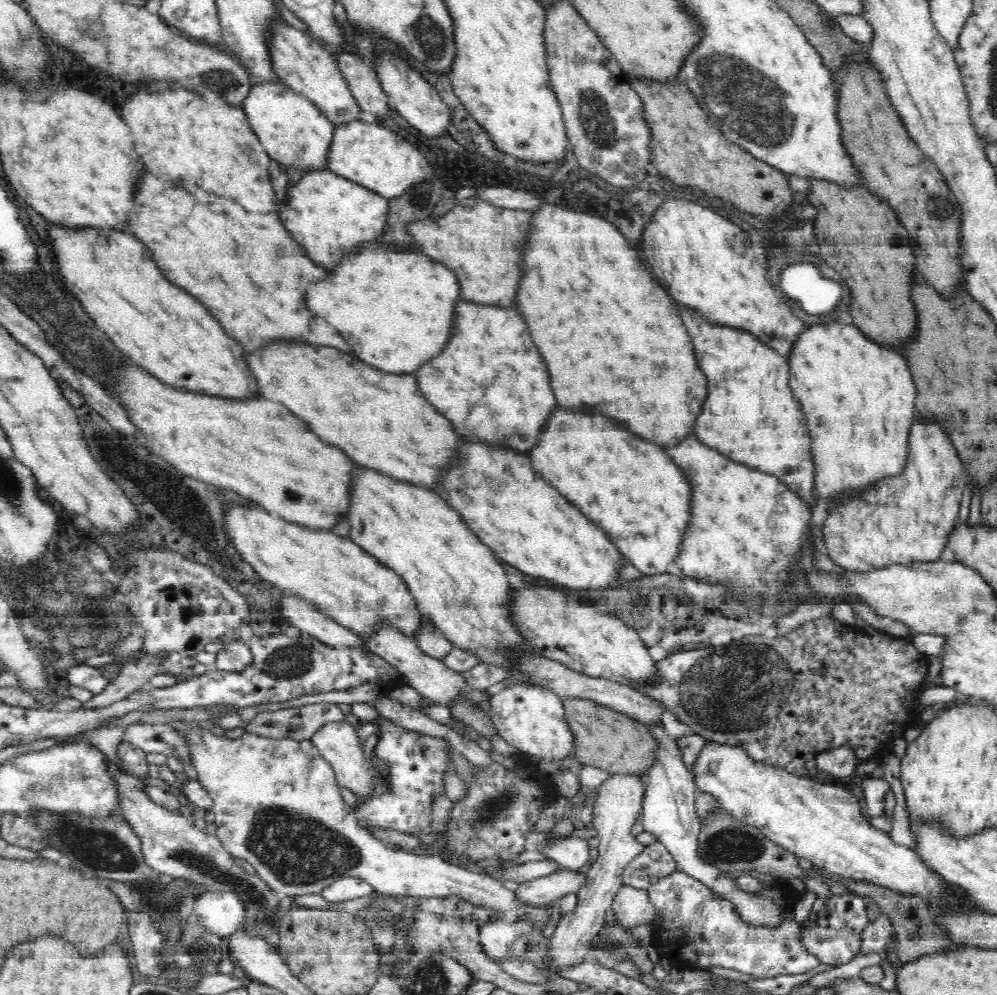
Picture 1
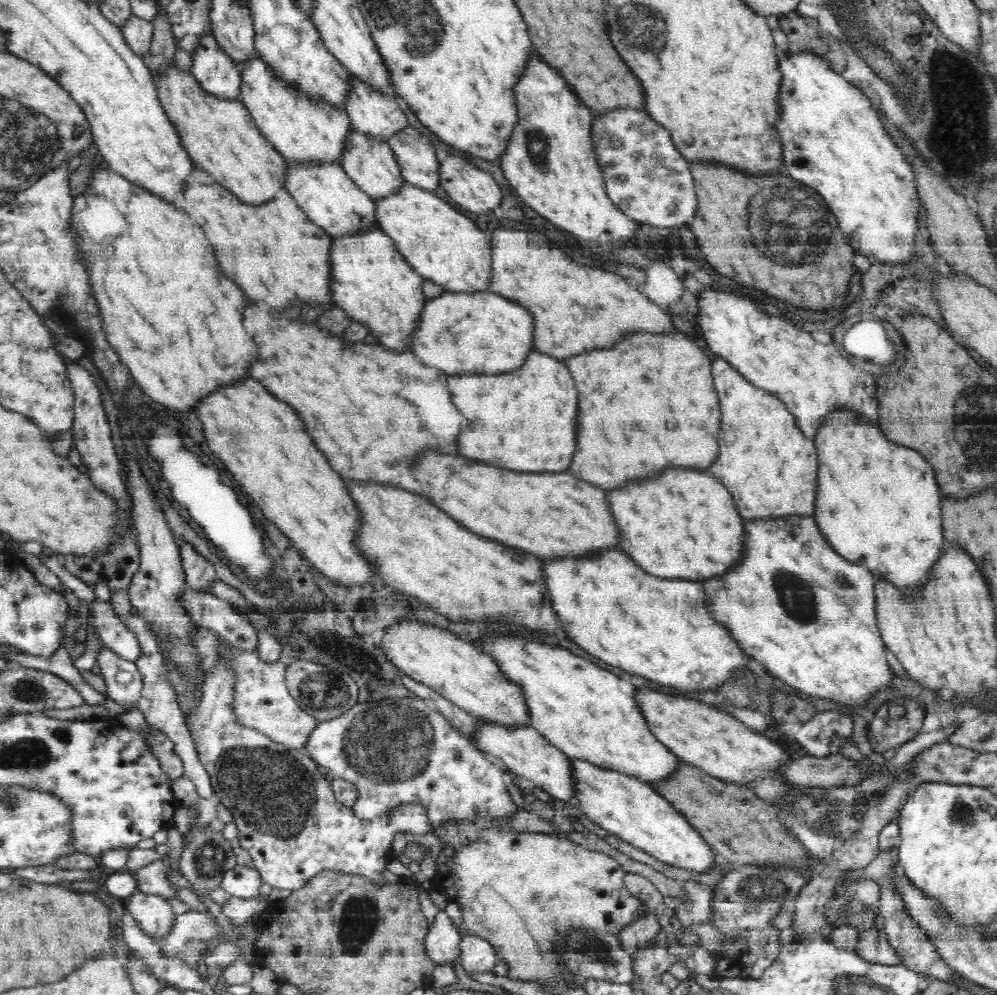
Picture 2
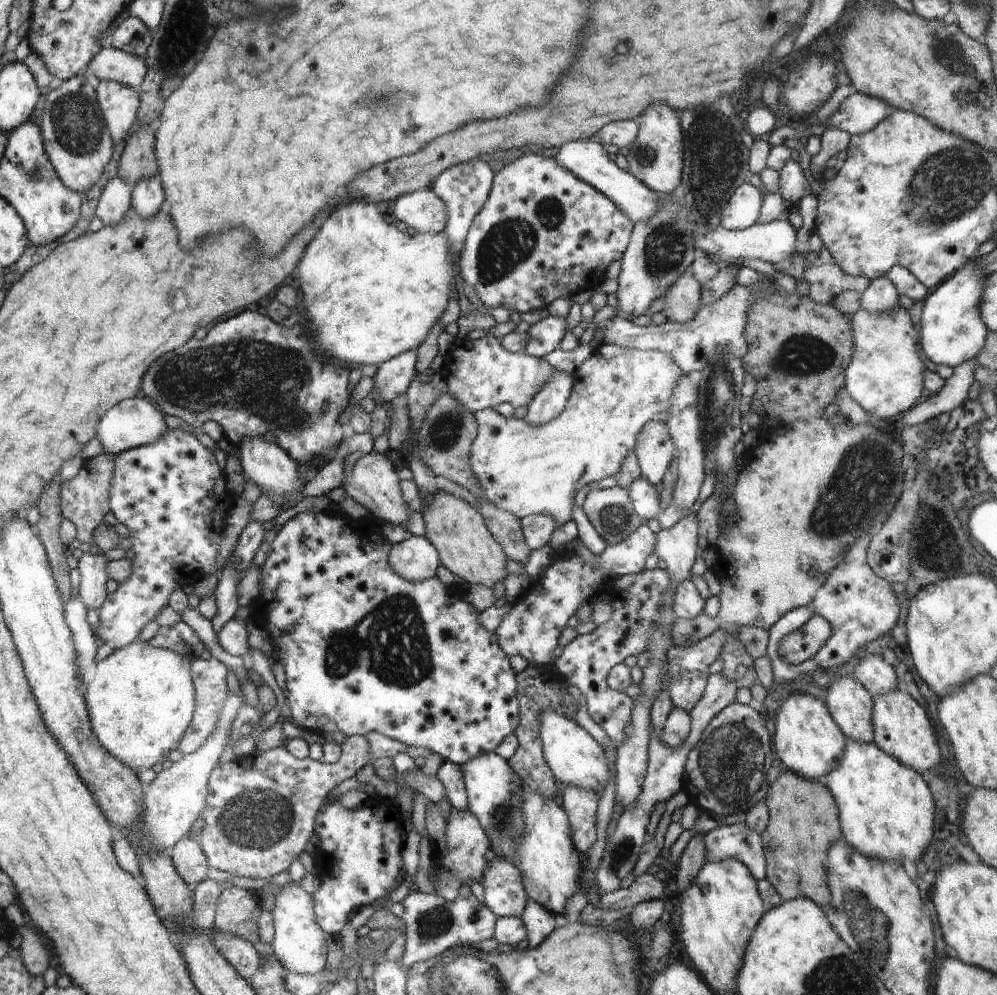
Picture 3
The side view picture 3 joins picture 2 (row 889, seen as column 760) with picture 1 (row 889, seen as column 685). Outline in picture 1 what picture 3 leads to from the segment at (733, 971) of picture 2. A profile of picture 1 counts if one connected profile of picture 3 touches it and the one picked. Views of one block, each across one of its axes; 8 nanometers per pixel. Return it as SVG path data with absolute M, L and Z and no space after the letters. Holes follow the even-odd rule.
M684 871L672 872L660 877L647 889L650 901L656 907L656 932L651 944L661 957L670 960L681 970L706 970L722 966L754 976L754 979L770 978L780 974L802 974L816 968L821 960L805 950L801 941L801 927L793 918L792 907L799 895L792 885L774 880L765 882L765 890L754 893L784 904L784 922L776 928L748 924L736 912L734 904L715 894L708 886L695 880Z

